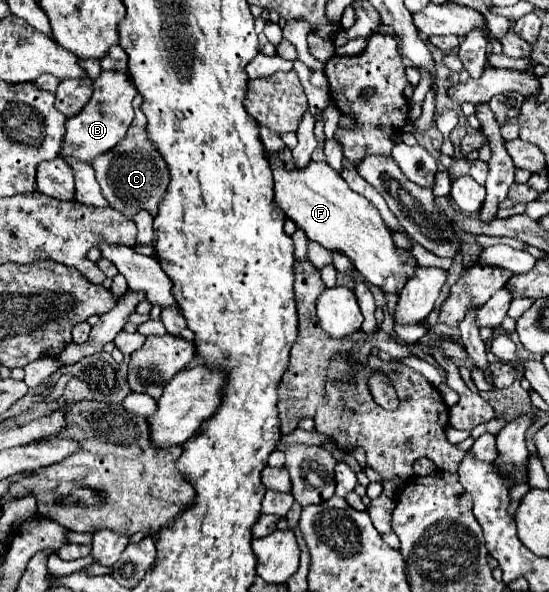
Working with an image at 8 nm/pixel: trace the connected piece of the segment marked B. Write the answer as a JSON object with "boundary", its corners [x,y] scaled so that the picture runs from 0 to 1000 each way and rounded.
{"boundary":[[[186,122],[171,135],[171,159],[164,172],[149,182],[142,196],[120,203],[120,230],[113,236],[113,260],[135,270],[168,274],[175,264],[204,253],[222,233],[230,233],[233,213],[244,199],[240,166],[248,162],[248,149],[226,122]]]}

